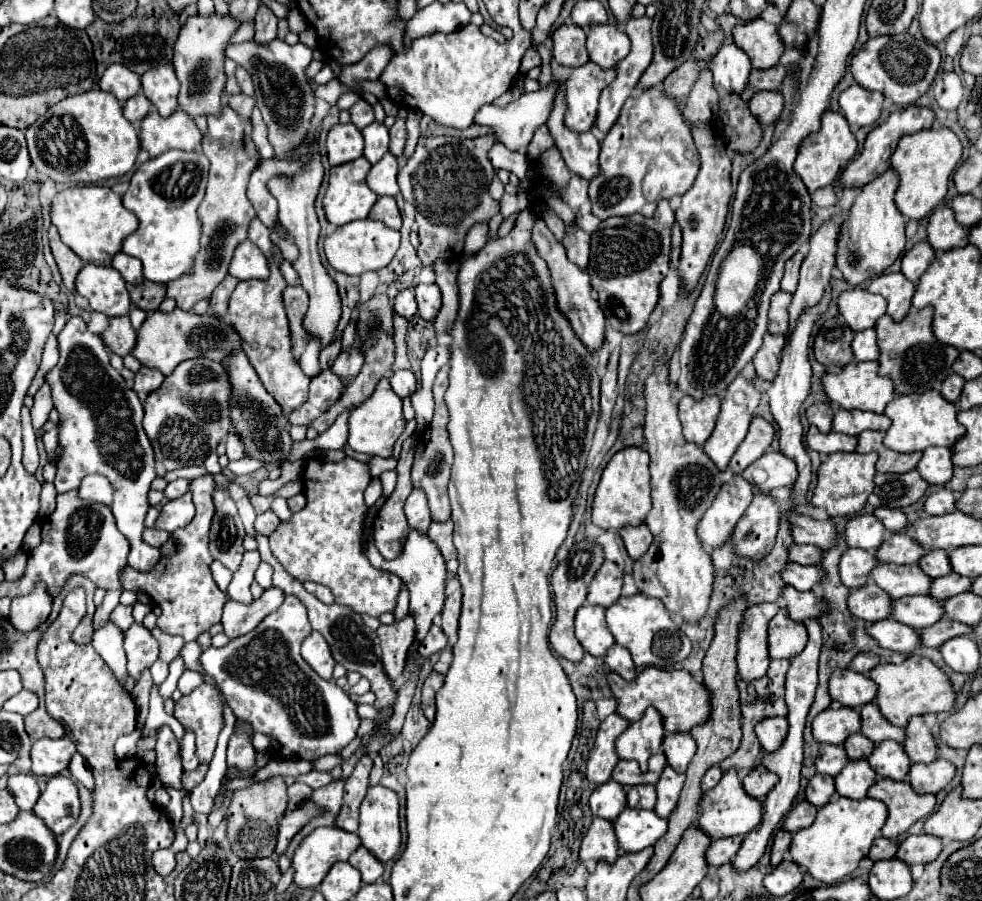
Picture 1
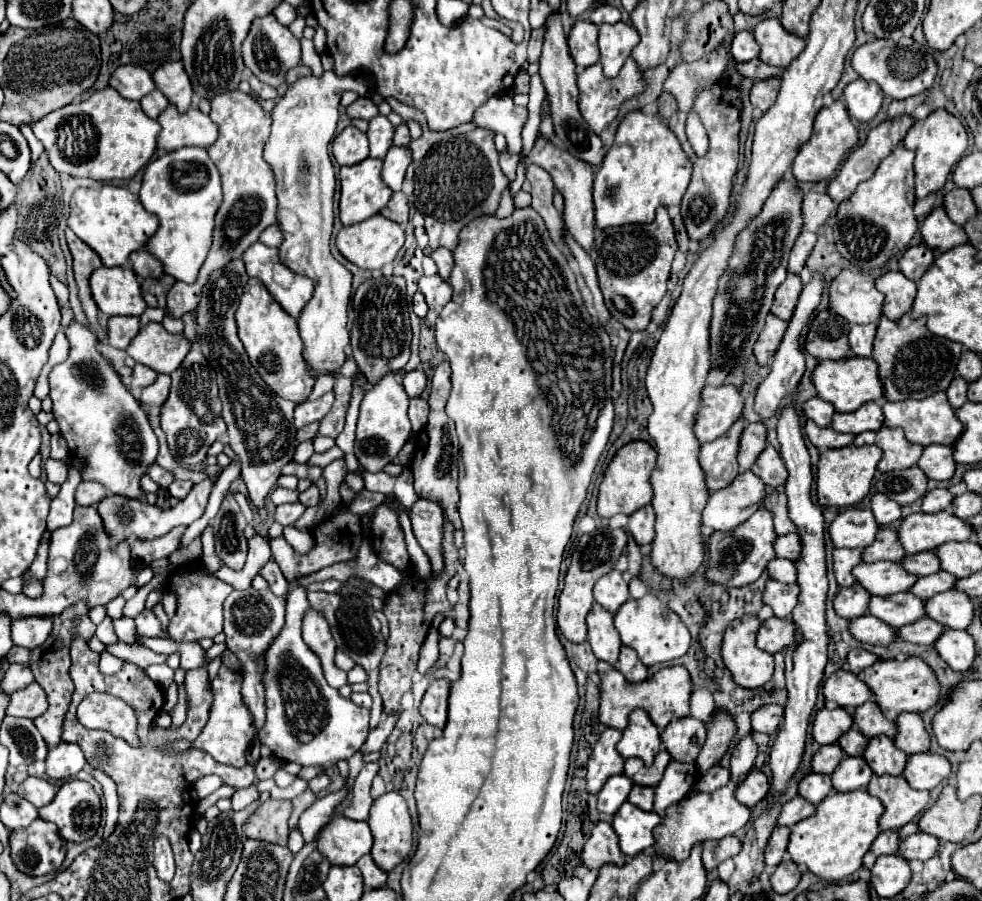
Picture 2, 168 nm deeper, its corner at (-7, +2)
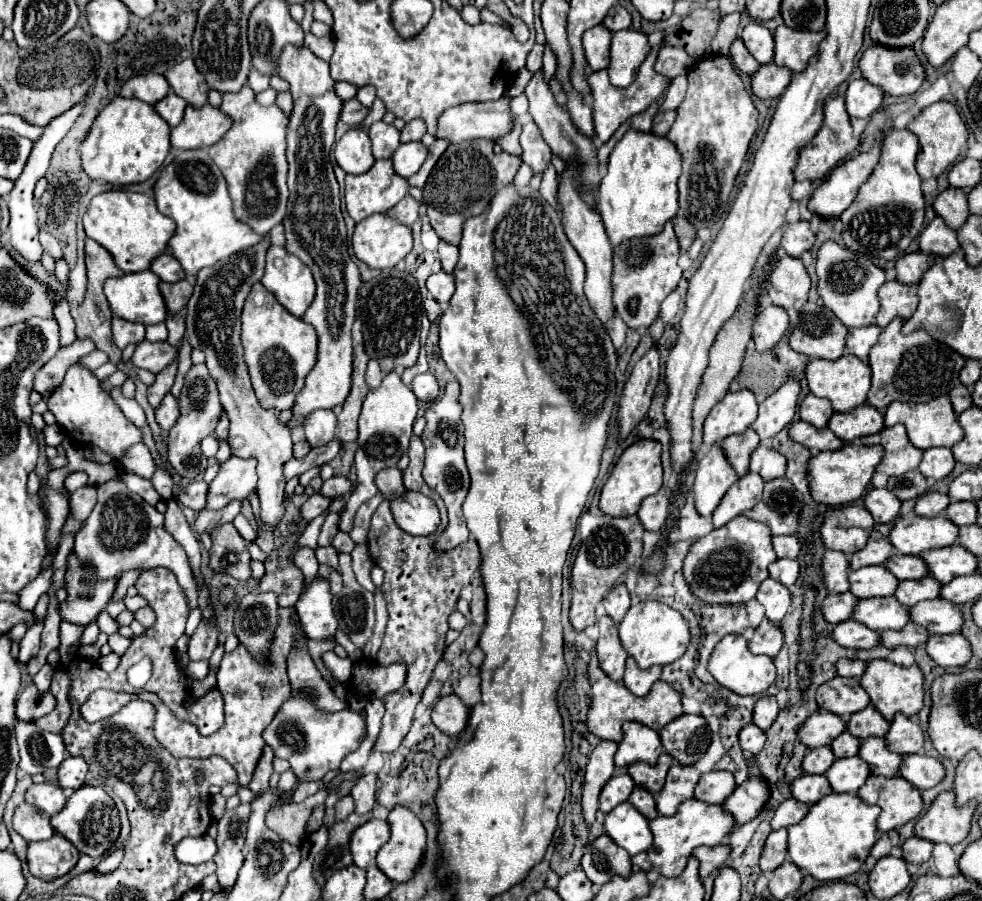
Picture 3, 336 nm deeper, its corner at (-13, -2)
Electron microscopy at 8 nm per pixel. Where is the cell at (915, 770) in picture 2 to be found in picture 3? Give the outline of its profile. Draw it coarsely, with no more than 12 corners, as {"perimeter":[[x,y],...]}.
{"perimeter":[[926,754],[902,758],[898,774],[918,790],[942,782],[944,766]]}

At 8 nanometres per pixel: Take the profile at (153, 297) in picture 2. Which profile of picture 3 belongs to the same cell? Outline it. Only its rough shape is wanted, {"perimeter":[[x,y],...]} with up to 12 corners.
{"perimeter":[[188,280],[160,282],[168,312],[176,314],[192,296]]}

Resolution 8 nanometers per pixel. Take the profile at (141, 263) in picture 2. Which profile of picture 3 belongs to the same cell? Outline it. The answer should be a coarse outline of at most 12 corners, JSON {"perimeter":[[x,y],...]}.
{"perimeter":[[170,252],[152,262],[152,272],[164,282],[186,278],[184,268]]}

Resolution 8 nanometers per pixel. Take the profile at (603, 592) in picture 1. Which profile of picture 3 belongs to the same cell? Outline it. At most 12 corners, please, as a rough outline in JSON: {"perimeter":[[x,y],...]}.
{"perimeter":[[624,584],[606,598],[606,614],[620,624],[630,608],[630,594]]}

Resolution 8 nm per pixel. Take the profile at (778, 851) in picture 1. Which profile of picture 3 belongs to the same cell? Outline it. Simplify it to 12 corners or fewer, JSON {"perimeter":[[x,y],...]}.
{"perimeter":[[786,830],[770,832],[760,868],[770,874],[786,860]]}

